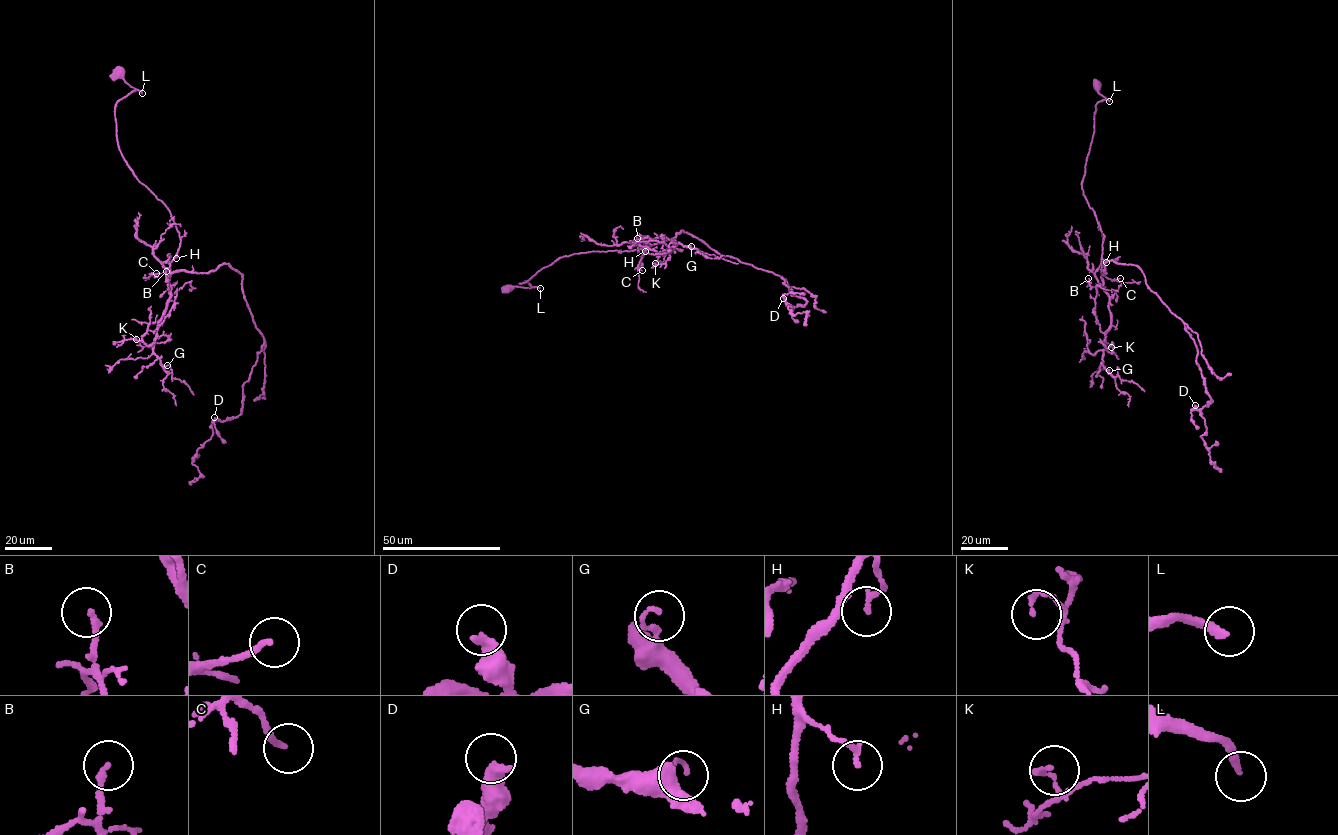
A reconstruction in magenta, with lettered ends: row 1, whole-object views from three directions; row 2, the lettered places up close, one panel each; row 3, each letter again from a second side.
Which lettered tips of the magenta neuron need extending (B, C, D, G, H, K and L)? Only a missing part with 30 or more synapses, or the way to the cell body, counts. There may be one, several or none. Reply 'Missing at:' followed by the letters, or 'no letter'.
Missing at: no letter

